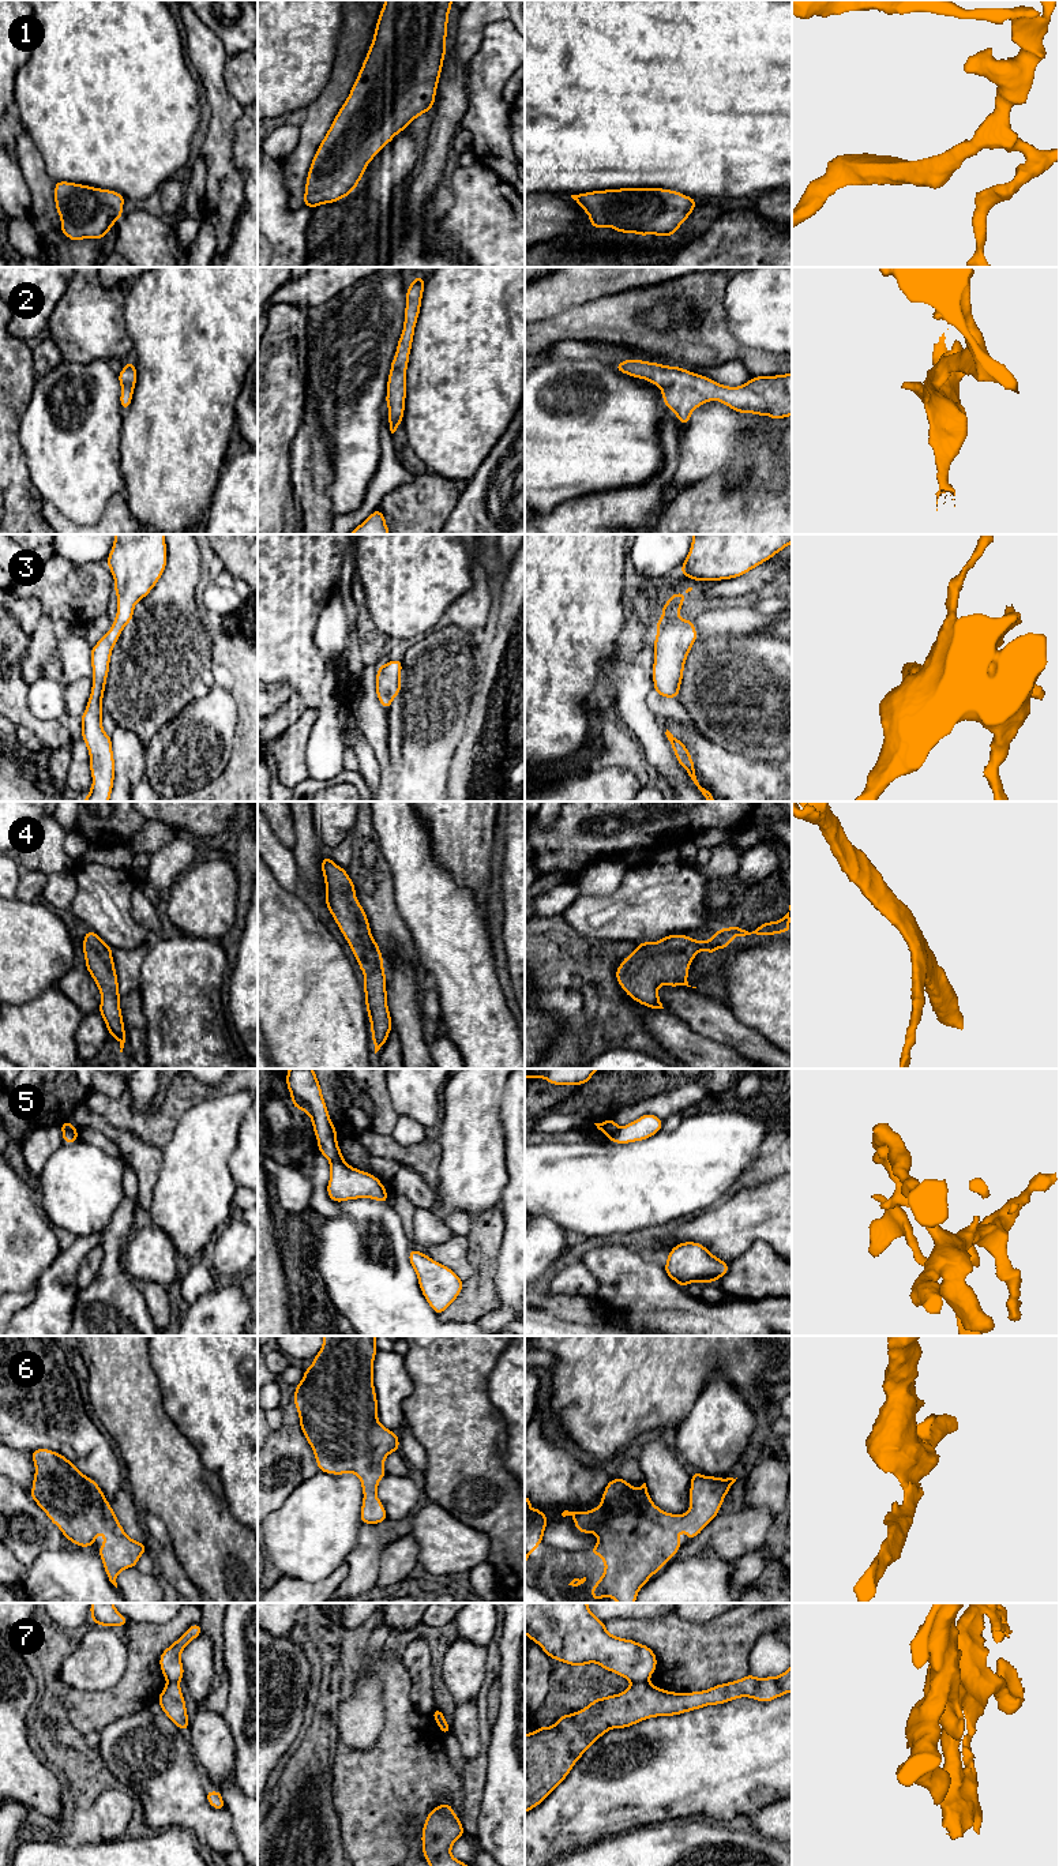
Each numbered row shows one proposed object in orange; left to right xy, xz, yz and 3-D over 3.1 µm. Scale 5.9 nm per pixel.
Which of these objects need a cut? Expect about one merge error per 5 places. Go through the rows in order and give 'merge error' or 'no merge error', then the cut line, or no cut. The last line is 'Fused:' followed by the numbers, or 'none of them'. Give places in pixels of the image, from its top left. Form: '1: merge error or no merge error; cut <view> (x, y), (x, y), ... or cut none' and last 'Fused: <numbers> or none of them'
1: no merge error; cut none
2: no merge error; cut none
3: no merge error; cut none
4: no merge error; cut none
5: merge error; cut xy (77, 1130), (67, 1130), (63, 1134)
6: no merge error; cut none
7: merge error; cut yz (648, 1679), (633, 1684)
Fused: 5, 7

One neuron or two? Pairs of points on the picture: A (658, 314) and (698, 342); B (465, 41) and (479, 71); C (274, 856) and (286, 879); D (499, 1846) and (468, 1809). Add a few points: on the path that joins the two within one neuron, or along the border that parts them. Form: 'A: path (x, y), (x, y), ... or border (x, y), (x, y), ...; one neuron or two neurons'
A: border (695, 315), (665, 330), (638, 322); two neurons
B: border (485, 27), (481, 45), (468, 66); two neurons
C: path (280, 862), (286, 874); one neuron
D: border (484, 1788), (476, 1835); two neurons

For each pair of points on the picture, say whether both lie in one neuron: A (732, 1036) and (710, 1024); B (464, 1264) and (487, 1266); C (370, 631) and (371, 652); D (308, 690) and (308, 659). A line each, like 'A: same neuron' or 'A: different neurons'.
A: same neuron
B: different neurons
C: same neuron
D: same neuron

